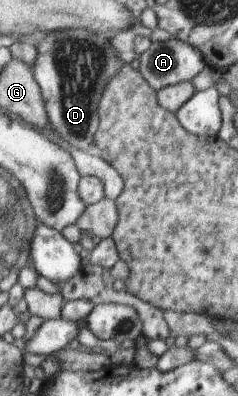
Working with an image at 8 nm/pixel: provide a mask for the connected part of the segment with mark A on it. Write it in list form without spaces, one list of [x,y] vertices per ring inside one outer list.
[[[175,38],[151,42],[138,60],[139,72],[153,91],[191,81],[204,66],[201,55],[191,45]]]

